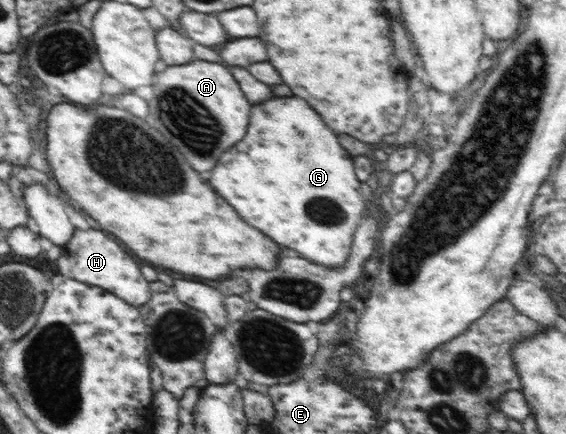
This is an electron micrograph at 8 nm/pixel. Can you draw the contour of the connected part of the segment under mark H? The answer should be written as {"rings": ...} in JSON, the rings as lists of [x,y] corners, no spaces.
{"rings":[[[75,229],[72,239],[62,247],[62,255],[56,261],[58,273],[90,285],[107,289],[129,305],[140,307],[150,301],[148,281],[140,273],[140,265],[102,231]]]}

